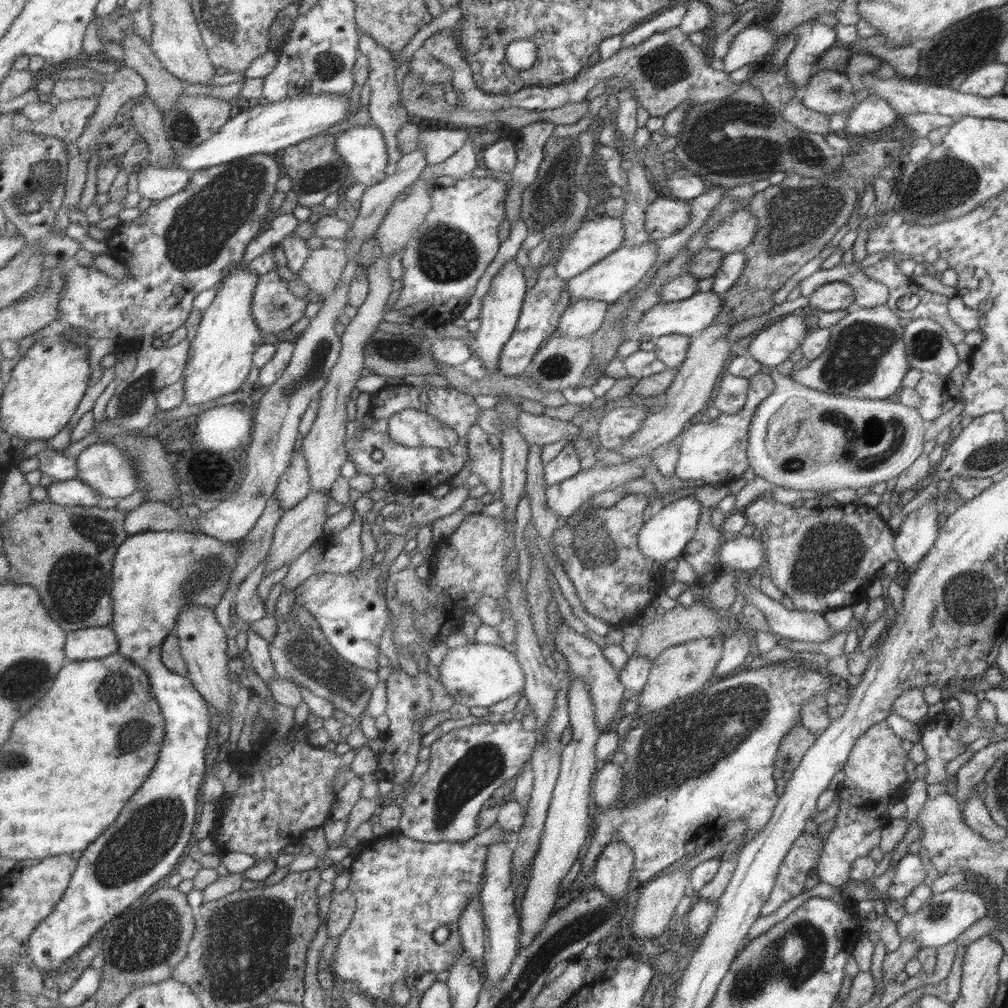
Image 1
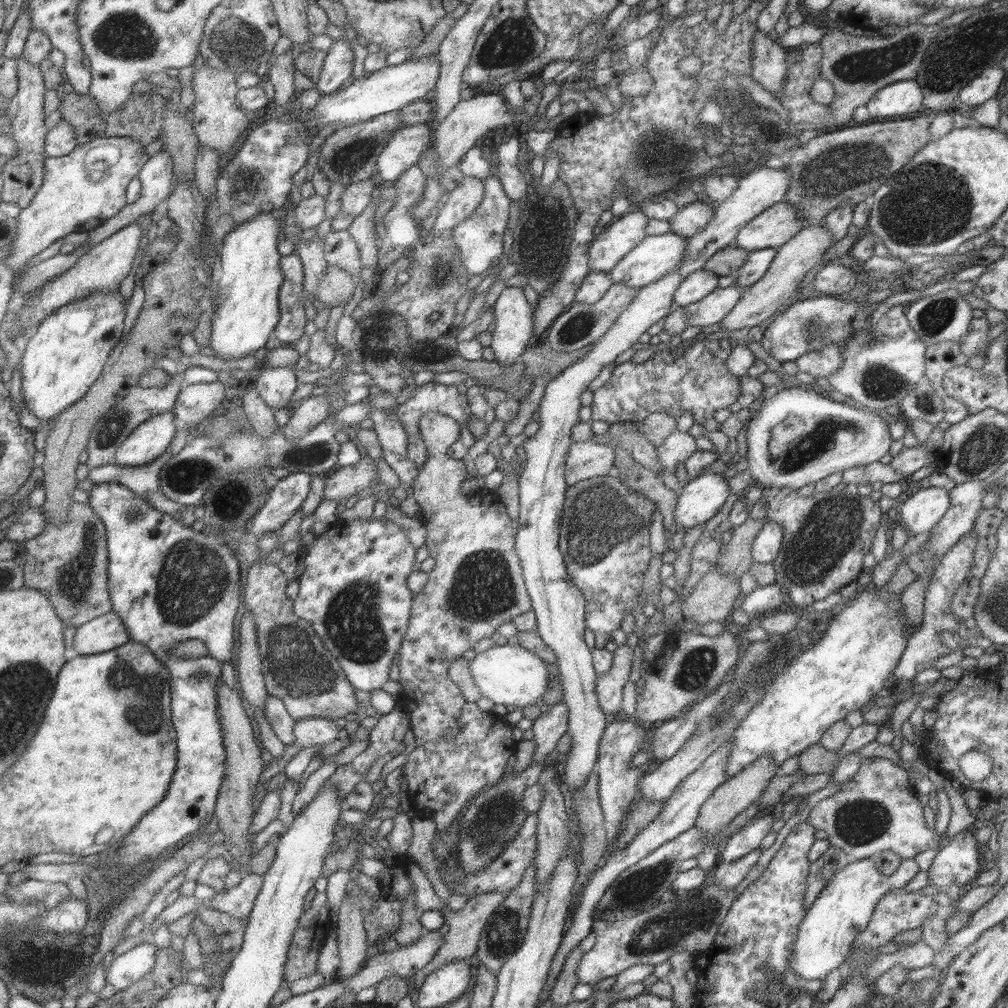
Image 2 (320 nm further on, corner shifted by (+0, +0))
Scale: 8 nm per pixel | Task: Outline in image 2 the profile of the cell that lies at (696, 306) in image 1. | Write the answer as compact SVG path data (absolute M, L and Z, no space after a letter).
M718 285L697 302L683 306L687 326L706 327L719 323L737 304L741 296L737 286L719 287Z

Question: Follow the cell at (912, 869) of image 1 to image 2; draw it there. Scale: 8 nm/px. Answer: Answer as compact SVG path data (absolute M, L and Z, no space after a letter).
M972 830L961 831L949 839L949 844L939 849L927 870L927 884L948 888L951 884L961 887L971 883L979 874L979 852Z

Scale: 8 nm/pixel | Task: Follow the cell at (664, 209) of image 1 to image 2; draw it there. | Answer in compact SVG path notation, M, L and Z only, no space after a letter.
M704 199L679 206L677 212L667 220L669 232L682 237L693 236L711 222L713 213L714 205Z

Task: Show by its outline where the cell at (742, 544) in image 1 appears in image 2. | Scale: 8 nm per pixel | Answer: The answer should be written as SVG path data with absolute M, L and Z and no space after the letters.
M767 521L752 542L752 560L771 563L781 548L783 527L775 521Z

